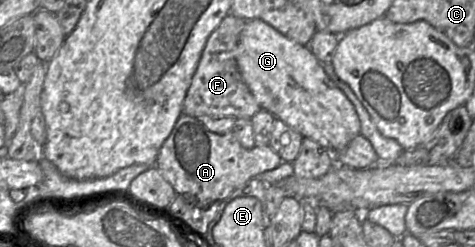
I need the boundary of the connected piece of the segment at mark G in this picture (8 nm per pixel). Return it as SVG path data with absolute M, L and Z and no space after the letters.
M261 19L246 20L236 49L241 77L261 109L331 153L344 150L361 132L354 105L328 77L309 46L282 35Z

